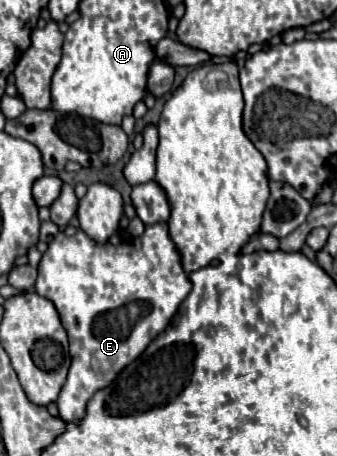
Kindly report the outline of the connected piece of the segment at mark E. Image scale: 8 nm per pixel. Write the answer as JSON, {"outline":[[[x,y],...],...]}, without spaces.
{"outline":[[[167,222],[151,224],[141,236],[119,246],[97,244],[83,230],[73,236],[59,232],[37,270],[35,290],[55,304],[69,334],[71,368],[57,398],[59,416],[79,424],[91,396],[107,388],[165,330],[191,284]]]}

